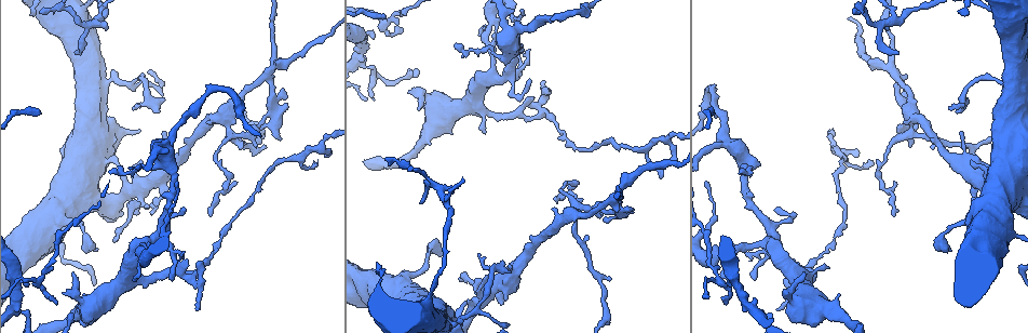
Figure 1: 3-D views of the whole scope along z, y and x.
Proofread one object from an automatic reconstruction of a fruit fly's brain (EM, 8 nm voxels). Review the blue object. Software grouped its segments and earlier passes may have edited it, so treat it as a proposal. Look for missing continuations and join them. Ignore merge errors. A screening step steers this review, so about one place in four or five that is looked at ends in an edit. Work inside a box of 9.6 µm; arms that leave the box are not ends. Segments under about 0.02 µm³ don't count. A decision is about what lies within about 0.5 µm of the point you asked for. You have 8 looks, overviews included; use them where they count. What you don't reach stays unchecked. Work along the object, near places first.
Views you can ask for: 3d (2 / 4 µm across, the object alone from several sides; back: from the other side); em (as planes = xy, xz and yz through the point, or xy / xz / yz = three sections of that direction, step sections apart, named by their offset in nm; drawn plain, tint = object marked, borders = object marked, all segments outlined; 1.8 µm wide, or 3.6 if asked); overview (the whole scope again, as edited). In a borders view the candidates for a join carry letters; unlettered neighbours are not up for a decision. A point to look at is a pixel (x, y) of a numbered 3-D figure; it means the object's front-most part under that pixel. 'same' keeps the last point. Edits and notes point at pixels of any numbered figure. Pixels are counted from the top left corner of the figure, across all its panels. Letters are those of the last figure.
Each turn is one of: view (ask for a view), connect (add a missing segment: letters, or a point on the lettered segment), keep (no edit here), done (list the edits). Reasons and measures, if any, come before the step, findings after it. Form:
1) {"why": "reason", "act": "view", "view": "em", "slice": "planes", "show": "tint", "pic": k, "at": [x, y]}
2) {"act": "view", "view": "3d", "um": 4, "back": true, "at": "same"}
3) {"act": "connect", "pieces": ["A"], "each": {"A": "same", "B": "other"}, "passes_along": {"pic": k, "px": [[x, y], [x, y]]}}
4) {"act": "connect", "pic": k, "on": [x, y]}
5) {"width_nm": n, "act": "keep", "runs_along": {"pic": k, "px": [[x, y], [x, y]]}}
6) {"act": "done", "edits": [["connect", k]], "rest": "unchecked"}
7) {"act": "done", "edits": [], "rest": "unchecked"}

{"why": "free end", "act": "view", "view": "3d", "um": 2, "back": true, "pic": 1, "at": [442, 253]}

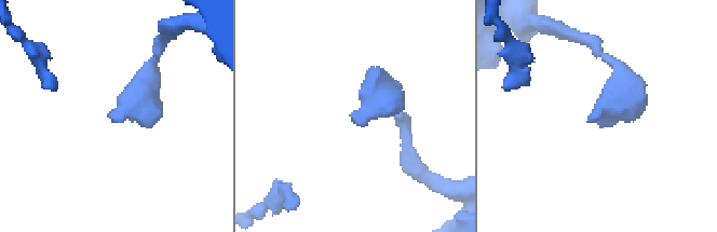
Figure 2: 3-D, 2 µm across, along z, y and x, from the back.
{"why": "need the tissue", "act": "view", "view": "em", "slice": "planes", "show": "borders", "pic": 2, "at": [112, 121]}

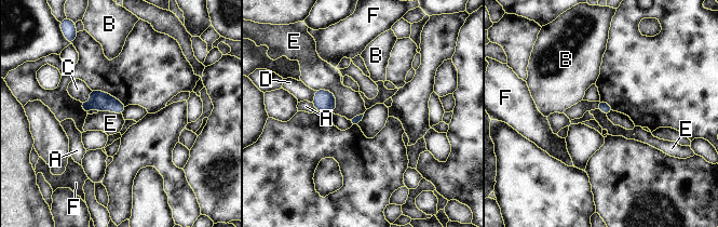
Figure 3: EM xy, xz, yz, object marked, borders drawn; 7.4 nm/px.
{"act": "keep", "each": {"A": "other", "B": "other", "C": "other", "D": "other", "E": "other", "F": "other"}, "border": {"pic": 3, "px": [[314, 90], [334, 95], [333, 112]]}, "found": "none of them fits"}

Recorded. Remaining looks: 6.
{"why": "an open end", "act": "view", "view": "3d", "um": 2, "back": true, "pic": 1, "at": [256, 147]}

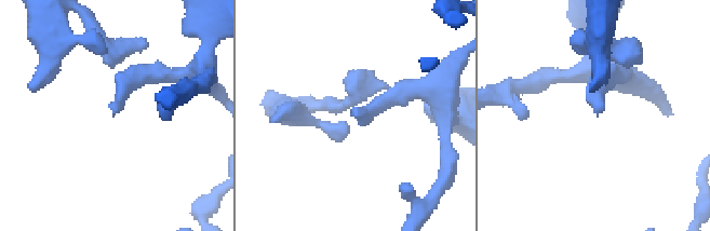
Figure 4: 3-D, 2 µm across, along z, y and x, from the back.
{"why": "now the EM", "act": "view", "view": "em", "slice": "xy", "step": 16, "show": "borders", "pic": 4, "at": [112, 112]}

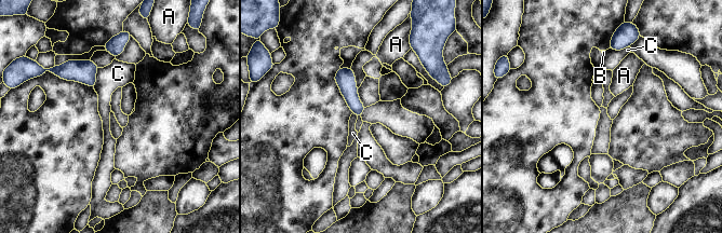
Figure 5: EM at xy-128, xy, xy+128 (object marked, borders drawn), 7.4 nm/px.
{"longest_contact_nm": ["C", 160], "act": "keep", "each": {"A": "other", "B": "other", "C": "other"}, "border": {"pic": 5, "px": [[99, 68], [93, 87]]}, "found": "no lettered segment goes on from it"}

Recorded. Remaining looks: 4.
{"act": "view", "view": "em", "slice": "planes", "show": "tint", "pic": 1, "at": [869, 160]}

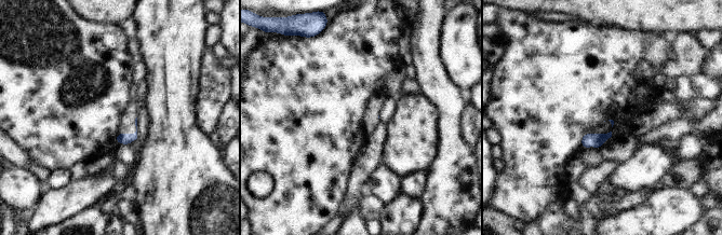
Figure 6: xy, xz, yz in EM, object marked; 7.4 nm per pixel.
{"why": "what lies round it", "act": "view", "view": "em", "slice": "planes", "show": "borders", "at": "same"}

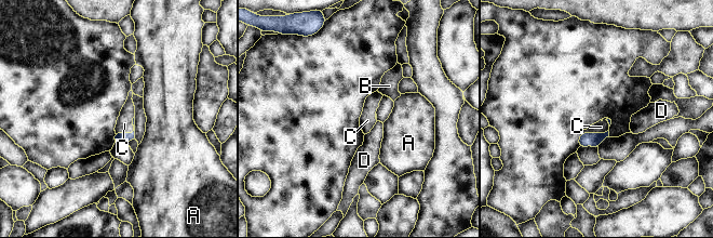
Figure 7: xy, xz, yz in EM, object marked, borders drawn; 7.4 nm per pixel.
{"act": "connect", "pieces": ["C"], "each": {"A": "other", "B": "other", "C": "same", "D": "other"}, "passes_along": {"pic": 7, "px": [[119, 137], [132, 132], [124, 123]]}, "found": "the neuron continues"}

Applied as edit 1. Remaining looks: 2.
{"act": "done", "edits": [["connect", 7]], "rest": "unchecked"}

